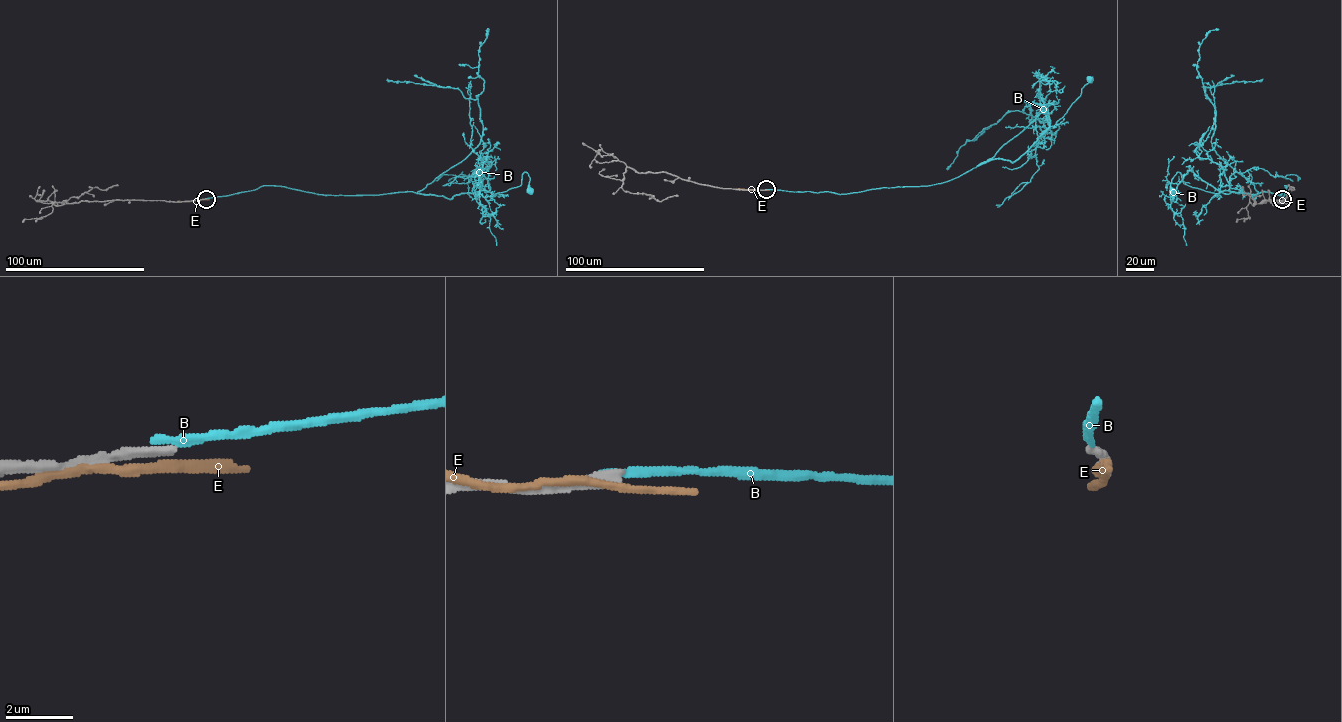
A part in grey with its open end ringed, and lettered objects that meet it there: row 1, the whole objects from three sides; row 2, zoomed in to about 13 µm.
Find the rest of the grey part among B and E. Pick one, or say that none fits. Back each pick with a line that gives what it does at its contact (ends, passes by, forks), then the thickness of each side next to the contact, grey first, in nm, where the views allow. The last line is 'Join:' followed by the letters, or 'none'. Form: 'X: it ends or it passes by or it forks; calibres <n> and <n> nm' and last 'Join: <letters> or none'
Join: none

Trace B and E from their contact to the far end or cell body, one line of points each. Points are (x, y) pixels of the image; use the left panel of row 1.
B: (205, 198), (270, 185), (324, 195), (412, 191), (451, 199), (506, 191), (521, 184), (524, 172), (529, 191)
E: (205, 199), (177, 201)

